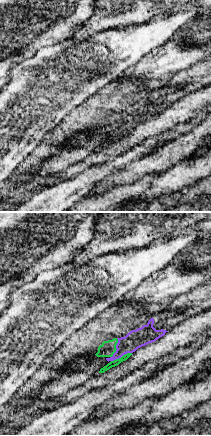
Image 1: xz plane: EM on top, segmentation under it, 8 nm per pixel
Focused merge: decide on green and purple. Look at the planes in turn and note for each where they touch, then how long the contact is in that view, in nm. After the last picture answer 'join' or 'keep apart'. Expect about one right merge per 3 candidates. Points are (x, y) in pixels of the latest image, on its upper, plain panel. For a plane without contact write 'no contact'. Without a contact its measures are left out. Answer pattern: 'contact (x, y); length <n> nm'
contact (122, 132); length 180 nm

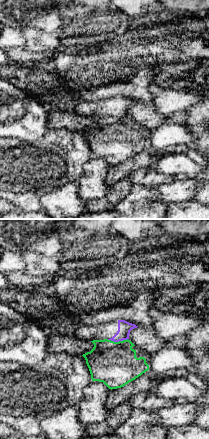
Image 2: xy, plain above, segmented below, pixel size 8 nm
contact (117, 118); length 170 nm

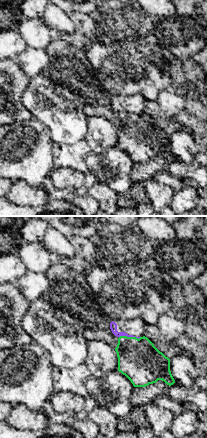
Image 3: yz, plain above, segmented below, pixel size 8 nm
contact (130, 113); length 180 nm

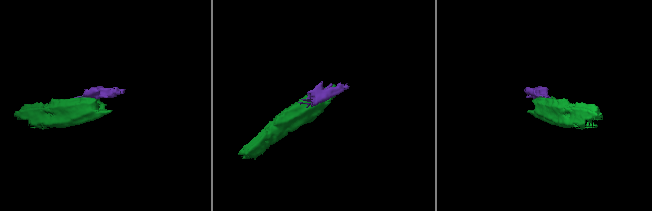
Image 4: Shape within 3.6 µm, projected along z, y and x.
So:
keep apart

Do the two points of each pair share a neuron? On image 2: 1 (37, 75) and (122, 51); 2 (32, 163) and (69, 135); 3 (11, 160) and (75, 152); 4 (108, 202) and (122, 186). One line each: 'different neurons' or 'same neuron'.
1: same neuron
2: same neuron
3: same neuron
4: same neuron

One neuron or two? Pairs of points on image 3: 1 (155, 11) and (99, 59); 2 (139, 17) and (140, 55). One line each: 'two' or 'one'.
1: two
2: one

